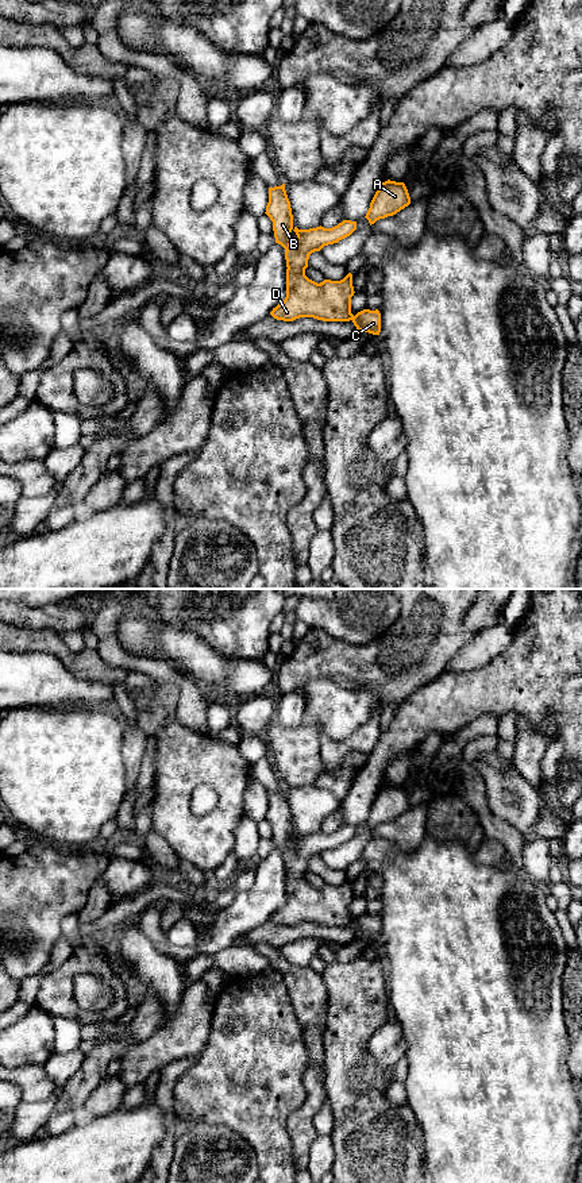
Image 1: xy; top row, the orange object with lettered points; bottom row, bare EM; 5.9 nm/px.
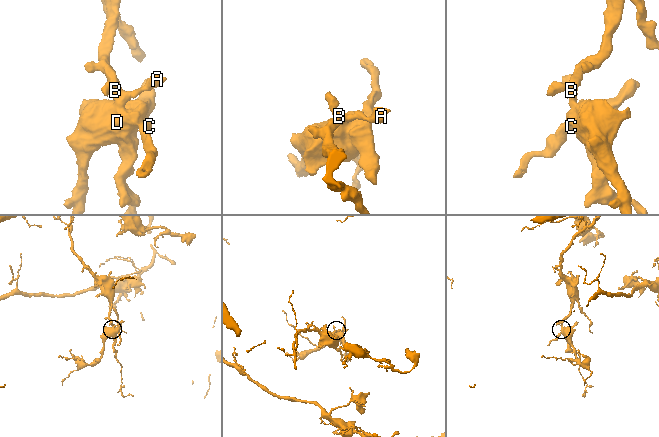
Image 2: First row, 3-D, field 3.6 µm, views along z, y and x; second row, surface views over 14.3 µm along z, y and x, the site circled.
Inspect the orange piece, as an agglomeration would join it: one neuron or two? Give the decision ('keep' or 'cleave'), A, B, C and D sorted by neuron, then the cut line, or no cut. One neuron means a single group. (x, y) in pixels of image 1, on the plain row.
cleave | A B D / C | xy (354, 921), (351, 924)

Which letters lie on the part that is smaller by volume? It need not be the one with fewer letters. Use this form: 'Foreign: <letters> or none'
Foreign: C

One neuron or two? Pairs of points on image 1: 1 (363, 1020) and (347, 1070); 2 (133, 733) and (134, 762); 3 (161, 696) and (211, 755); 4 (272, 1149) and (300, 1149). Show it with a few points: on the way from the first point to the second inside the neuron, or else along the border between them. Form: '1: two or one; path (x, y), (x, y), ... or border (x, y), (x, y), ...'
1: one; path (351, 1032), (347, 1036), (347, 1058)
2: one; path (134, 740), (134, 755)
3: two; border (174, 711), (154, 735)
4: two; border (286, 1118), (286, 1132), (290, 1140), (295, 1166)

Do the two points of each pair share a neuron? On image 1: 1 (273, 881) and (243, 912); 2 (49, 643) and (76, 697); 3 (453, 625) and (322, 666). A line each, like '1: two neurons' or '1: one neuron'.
1: one neuron
2: two neurons
3: one neuron

